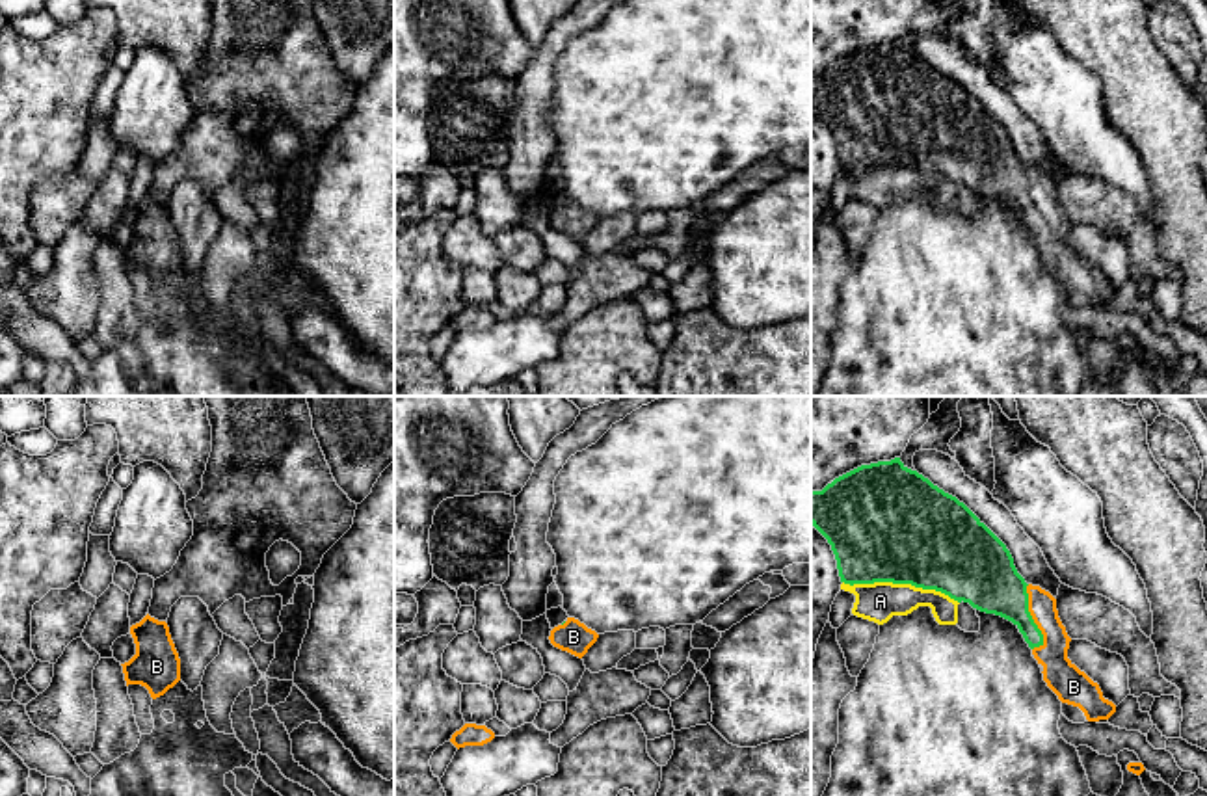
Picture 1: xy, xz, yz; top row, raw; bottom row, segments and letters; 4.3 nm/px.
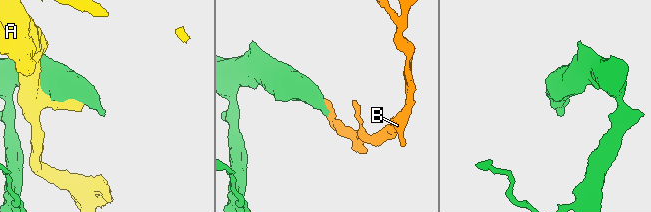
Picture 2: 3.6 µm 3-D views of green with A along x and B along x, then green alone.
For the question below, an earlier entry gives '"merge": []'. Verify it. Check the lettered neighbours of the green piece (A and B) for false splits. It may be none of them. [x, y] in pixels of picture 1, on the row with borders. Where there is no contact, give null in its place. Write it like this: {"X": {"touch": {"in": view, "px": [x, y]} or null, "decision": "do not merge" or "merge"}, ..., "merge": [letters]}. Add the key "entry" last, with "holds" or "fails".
{"A": {"touch": {"in": "yz", "px": [901, 583]}, "decision": "do not merge"}, "B": {"touch": {"in": "yz", "px": [1031, 618]}, "decision": "merge"}, "merge": ["B"], "entry": "fails"}

